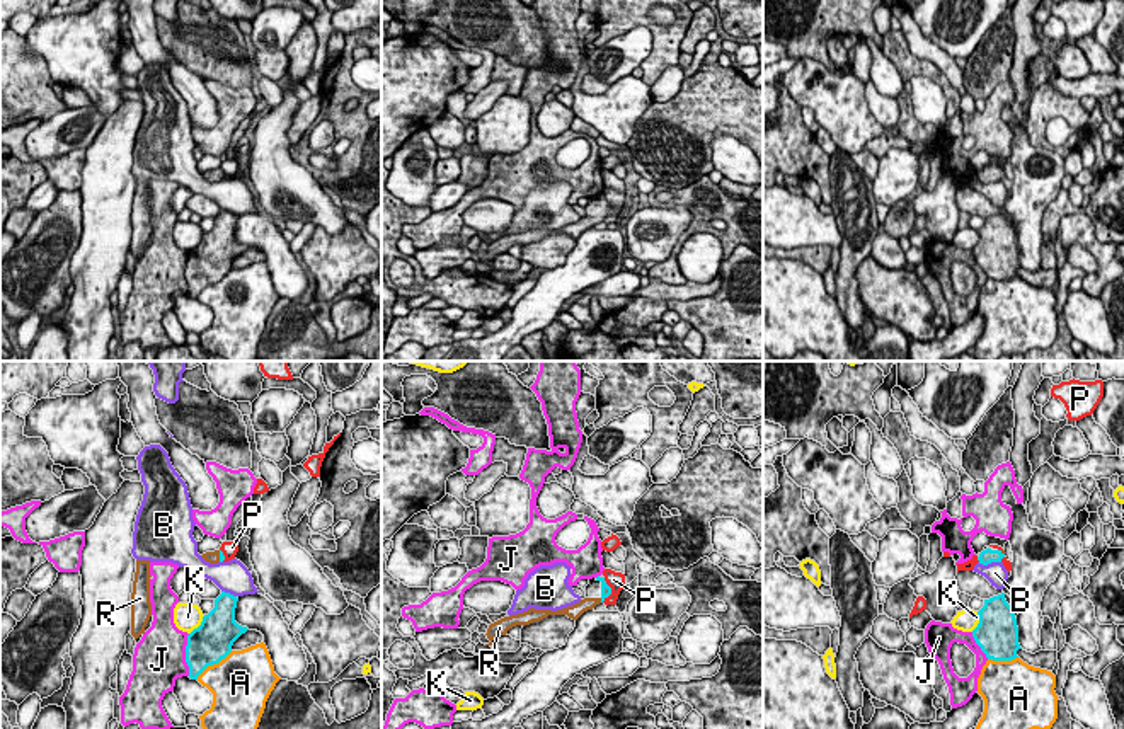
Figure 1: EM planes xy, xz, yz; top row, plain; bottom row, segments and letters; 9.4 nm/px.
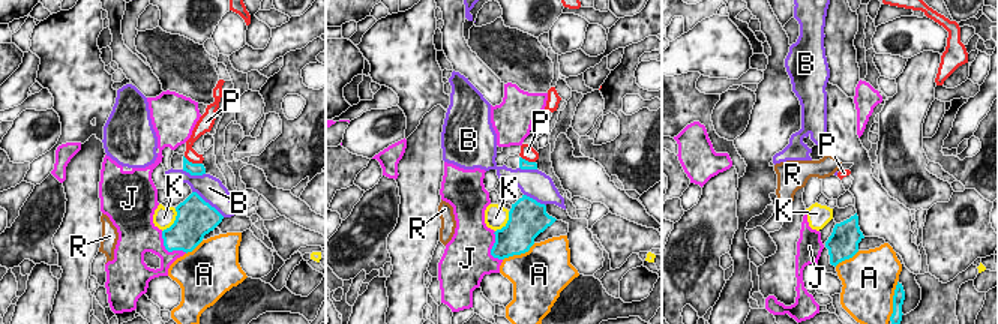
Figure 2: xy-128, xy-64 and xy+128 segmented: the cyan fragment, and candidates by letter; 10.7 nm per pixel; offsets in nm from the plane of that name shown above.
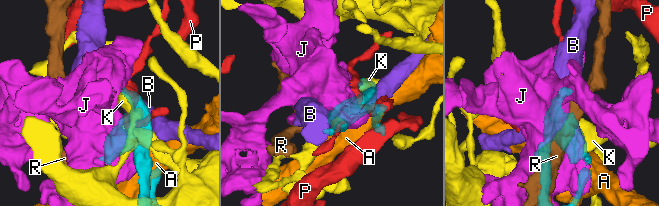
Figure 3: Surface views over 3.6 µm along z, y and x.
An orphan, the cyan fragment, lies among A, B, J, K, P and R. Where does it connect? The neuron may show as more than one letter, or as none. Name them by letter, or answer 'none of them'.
R

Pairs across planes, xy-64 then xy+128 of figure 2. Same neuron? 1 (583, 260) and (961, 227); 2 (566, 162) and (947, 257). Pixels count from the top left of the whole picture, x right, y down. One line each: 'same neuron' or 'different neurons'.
1: different neurons
2: different neurons

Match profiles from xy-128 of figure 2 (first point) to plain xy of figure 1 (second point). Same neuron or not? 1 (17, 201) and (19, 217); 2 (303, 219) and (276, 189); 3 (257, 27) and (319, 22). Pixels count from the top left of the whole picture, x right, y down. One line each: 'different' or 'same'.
1: same
2: same
3: different

